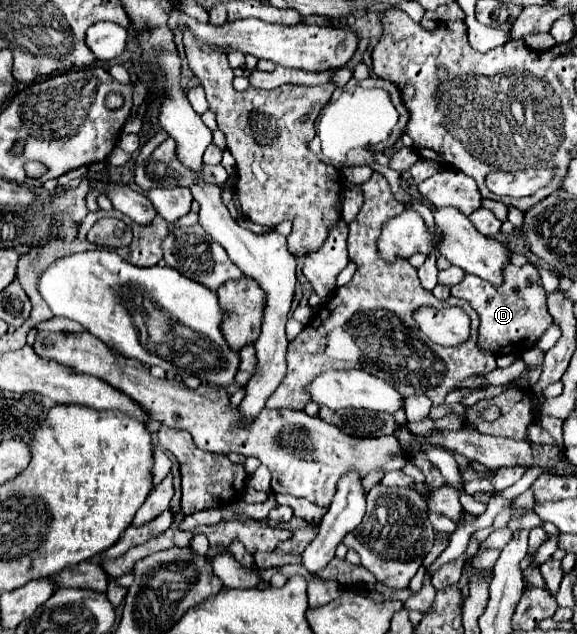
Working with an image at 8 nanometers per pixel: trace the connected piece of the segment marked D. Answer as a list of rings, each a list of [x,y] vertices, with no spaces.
[[[531,263],[523,267],[507,265],[503,273],[505,283],[501,287],[493,287],[481,277],[465,275],[465,279],[451,287],[451,295],[465,299],[479,313],[479,347],[491,351],[495,355],[519,355],[537,345],[543,333],[551,327],[551,317],[547,311],[547,293],[541,285],[539,269]]]

